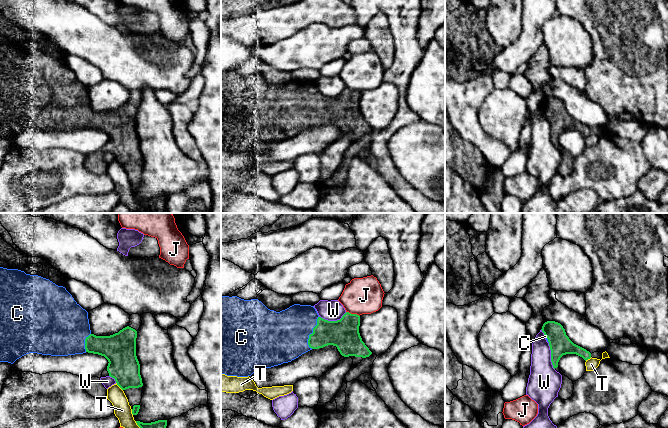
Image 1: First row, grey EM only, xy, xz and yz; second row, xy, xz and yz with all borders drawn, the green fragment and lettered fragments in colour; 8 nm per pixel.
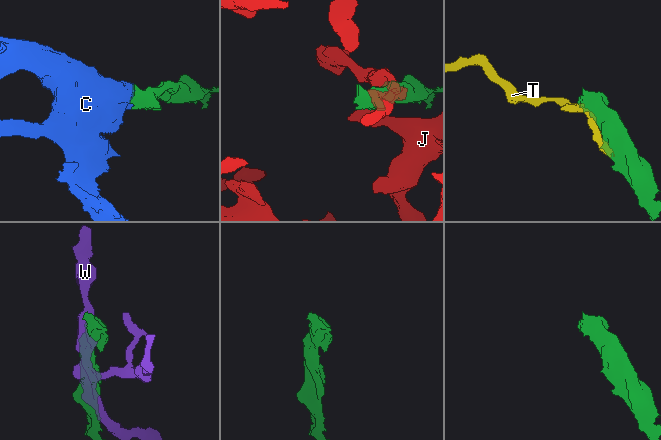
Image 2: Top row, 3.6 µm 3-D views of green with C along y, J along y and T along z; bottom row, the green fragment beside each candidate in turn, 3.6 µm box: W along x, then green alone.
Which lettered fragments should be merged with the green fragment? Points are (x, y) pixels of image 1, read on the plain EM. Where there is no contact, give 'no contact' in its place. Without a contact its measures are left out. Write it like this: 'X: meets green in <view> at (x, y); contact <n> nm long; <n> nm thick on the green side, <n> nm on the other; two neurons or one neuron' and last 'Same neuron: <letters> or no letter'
C: meets green in xz at (313, 108); contact 280 nm long; 240 nm thick on the green side, 400 nm on the other; one neuron
J: meets green in xz at (353, 90); contact 120 nm long; 240 nm thick on the green side, 280 nm on the other; two neurons
T: meets green in xy at (118, 161); contact 90 nm long; 240 nm thick on the green side, 140 nm on the other; two neurons
W: meets green in xz at (332, 97); contact 220 nm long; 240 nm thick on the green side, 170 nm on the other; two neurons
Same neuron: C

